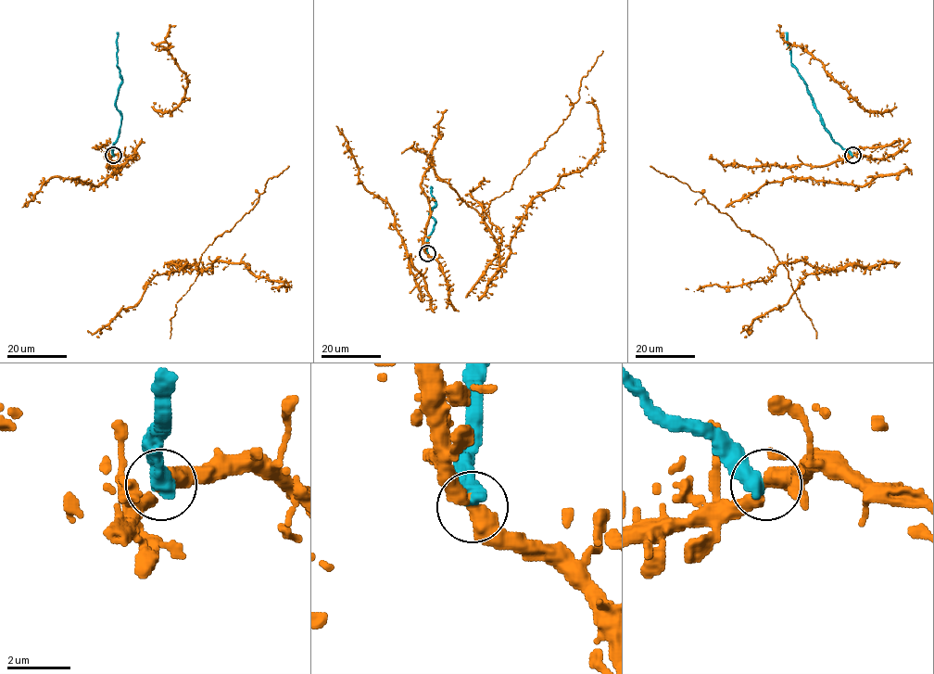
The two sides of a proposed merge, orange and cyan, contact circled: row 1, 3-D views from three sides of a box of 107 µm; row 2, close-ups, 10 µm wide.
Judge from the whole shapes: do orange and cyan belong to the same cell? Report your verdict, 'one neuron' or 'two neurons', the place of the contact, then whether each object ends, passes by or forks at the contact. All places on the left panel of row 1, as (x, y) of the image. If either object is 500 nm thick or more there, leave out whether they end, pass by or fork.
two neurons | (113, 155)

